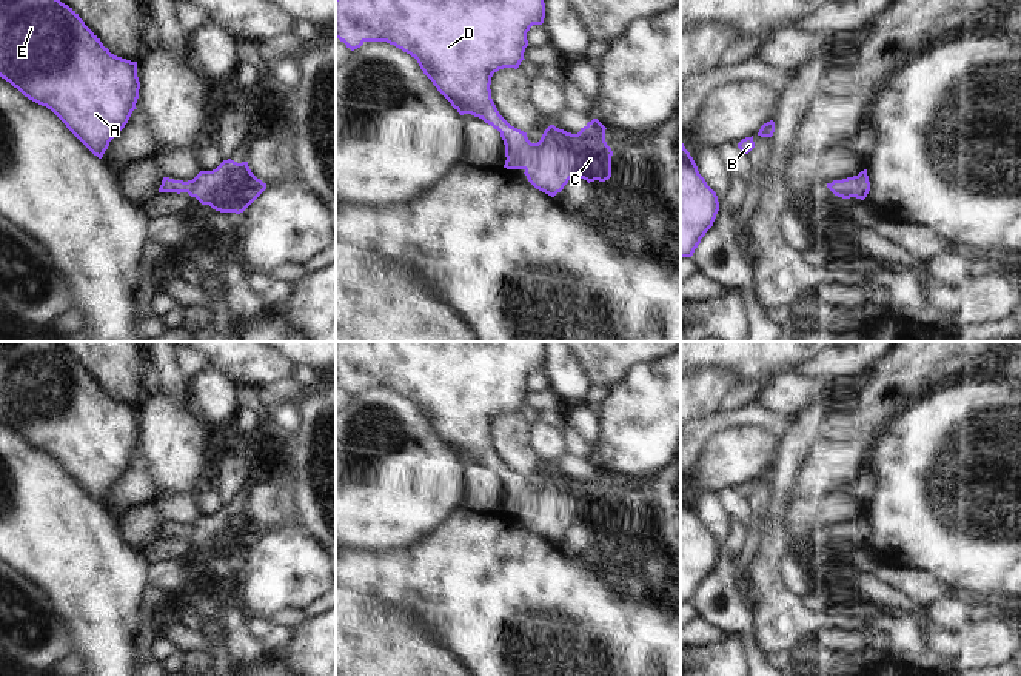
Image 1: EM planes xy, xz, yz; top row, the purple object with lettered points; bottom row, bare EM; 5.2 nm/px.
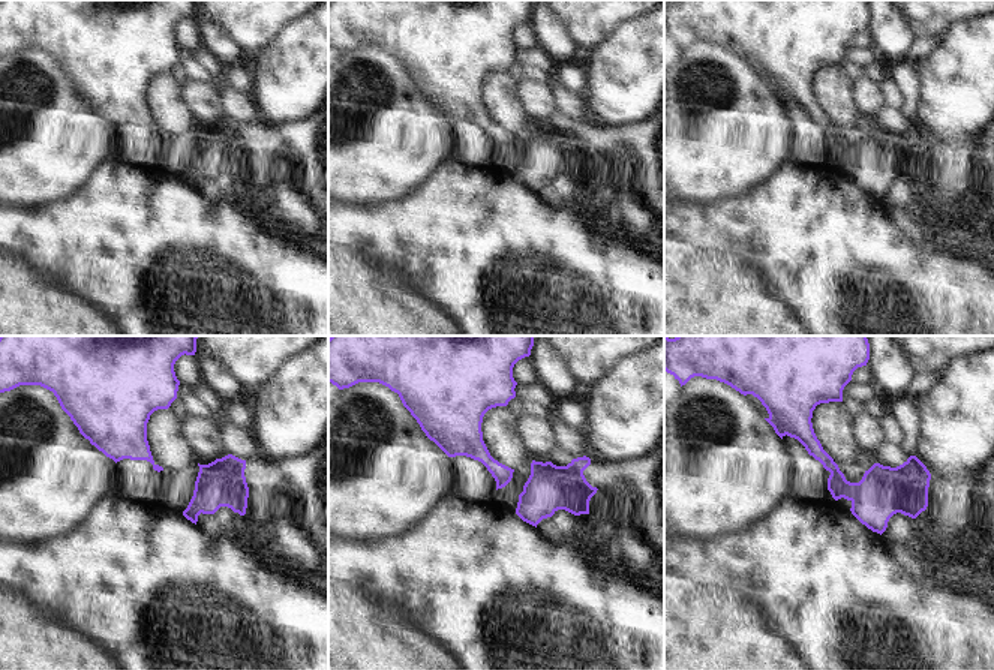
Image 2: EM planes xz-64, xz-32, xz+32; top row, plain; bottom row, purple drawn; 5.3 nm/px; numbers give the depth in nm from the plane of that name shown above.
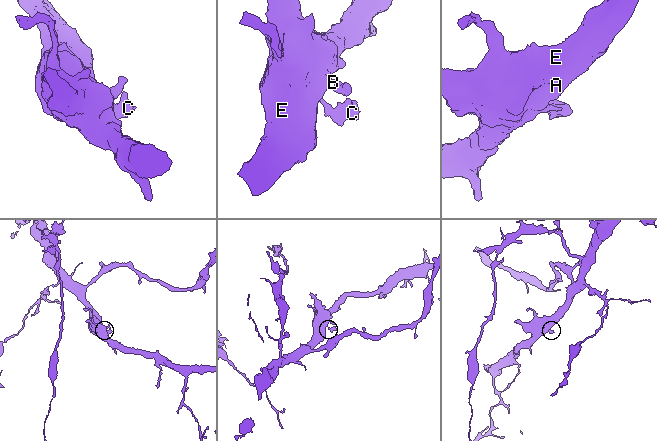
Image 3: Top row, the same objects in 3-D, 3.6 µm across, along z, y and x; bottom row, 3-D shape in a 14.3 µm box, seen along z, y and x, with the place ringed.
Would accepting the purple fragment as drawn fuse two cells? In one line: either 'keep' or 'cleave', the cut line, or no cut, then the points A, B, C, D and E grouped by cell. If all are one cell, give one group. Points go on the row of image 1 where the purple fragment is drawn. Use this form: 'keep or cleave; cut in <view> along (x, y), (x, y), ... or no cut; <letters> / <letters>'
keep; no cut; A B C D E

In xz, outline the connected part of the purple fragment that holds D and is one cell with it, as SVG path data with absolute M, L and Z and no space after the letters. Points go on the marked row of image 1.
M336 0L336 38L343 42L346 48L351 51L360 48L365 42L387 42L390 45L394 45L396 48L402 49L403 52L414 57L423 71L423 74L433 82L433 85L437 88L437 91L451 103L451 106L460 114L471 114L474 117L482 119L485 123L491 125L494 129L500 132L500 137L505 145L505 165L507 169L524 169L528 182L539 191L554 197L557 192L564 189L564 186L568 183L573 177L581 177L584 180L594 182L605 182L611 177L611 156L613 151L605 142L605 126L598 120L593 119L588 122L577 134L567 132L564 129L556 128L554 125L550 125L541 140L537 143L531 143L527 137L527 132L511 126L497 111L493 99L491 99L491 77L494 72L504 68L514 68L517 69L521 62L524 59L525 48L528 46L527 32L533 25L542 25L545 18L545 3L544 0Z

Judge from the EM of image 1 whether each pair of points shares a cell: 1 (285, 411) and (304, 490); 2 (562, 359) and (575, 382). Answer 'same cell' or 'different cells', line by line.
1: different cells
2: same cell

